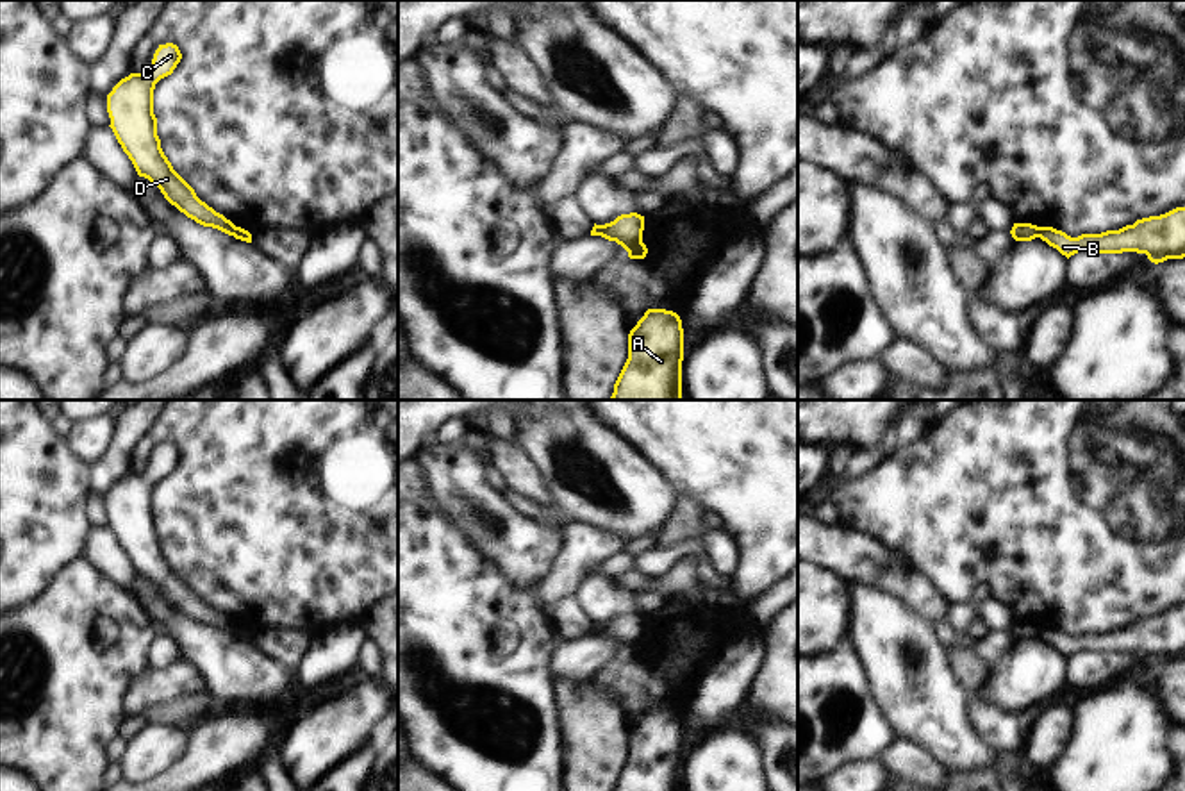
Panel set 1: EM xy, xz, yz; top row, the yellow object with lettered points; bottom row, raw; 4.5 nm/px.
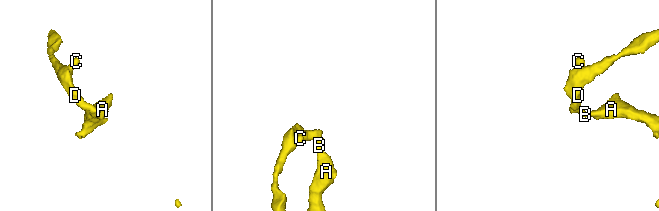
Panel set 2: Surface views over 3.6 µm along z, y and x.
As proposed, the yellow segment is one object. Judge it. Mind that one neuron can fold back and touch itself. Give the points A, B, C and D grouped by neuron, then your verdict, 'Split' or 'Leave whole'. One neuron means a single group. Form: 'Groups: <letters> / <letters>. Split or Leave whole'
Groups: A B / C D. Split

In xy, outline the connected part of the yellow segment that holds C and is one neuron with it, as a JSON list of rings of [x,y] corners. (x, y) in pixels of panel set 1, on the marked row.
[[[159,45],[145,73],[130,73],[121,79],[107,95],[109,127],[137,175],[155,184],[171,205],[196,223],[232,236],[237,227],[196,196],[161,148],[153,89],[161,79],[173,73],[180,59],[177,45]]]

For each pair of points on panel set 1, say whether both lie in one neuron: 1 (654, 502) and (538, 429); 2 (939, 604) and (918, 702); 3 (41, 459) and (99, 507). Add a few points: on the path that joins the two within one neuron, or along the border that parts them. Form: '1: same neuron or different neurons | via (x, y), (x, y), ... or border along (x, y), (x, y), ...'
1: same neuron | via (625, 479), (579, 432), (566, 432)
2: different neurons | border along (898, 600), (934, 624)
3: different neurons | border along (93, 491), (88, 502), (88, 524), (91, 527)

